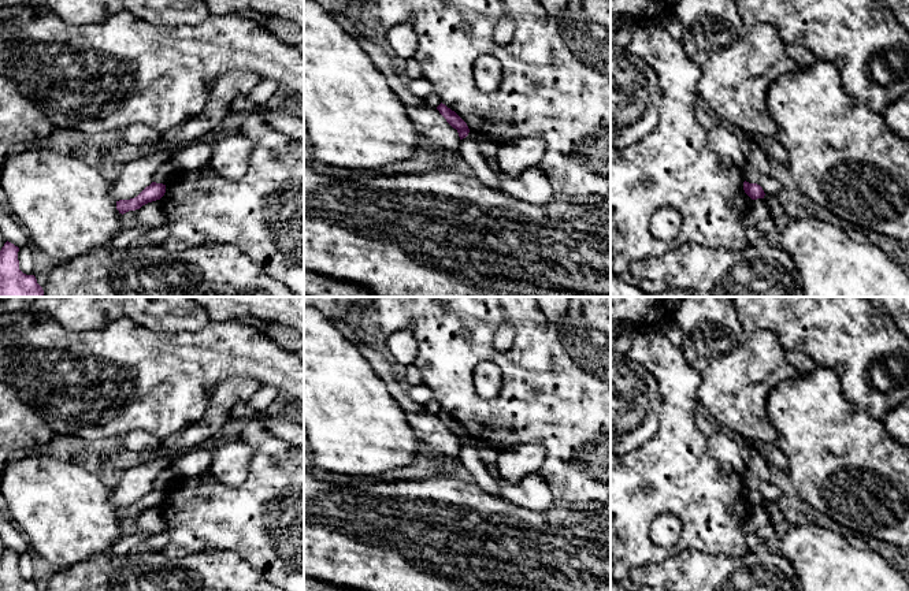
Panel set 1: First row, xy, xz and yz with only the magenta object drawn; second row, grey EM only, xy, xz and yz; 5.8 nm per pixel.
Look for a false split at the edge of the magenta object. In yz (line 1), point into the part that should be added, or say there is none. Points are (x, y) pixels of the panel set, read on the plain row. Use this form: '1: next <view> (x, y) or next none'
1: next none

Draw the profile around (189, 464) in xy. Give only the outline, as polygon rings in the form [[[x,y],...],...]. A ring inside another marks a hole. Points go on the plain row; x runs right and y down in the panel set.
[[[199,446],[179,454],[152,483],[156,490],[167,491],[178,480],[194,477],[208,469],[216,449]]]

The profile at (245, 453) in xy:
[[[240,436],[215,450],[208,471],[219,483],[240,487],[248,476],[251,458],[251,446]]]

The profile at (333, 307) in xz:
[[[304,297],[304,309],[319,309],[327,317],[344,319],[355,306],[364,306],[367,301],[356,297]]]

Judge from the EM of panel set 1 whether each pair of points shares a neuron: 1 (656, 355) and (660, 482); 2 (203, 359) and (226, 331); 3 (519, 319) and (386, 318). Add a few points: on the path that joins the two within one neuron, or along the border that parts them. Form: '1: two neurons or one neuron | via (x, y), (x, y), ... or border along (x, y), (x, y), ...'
1: one neuron | via (675, 386), (675, 450)
2: one neuron | via (210, 352), (223, 338)
3: one neuron | via (486, 313), (419, 313)

